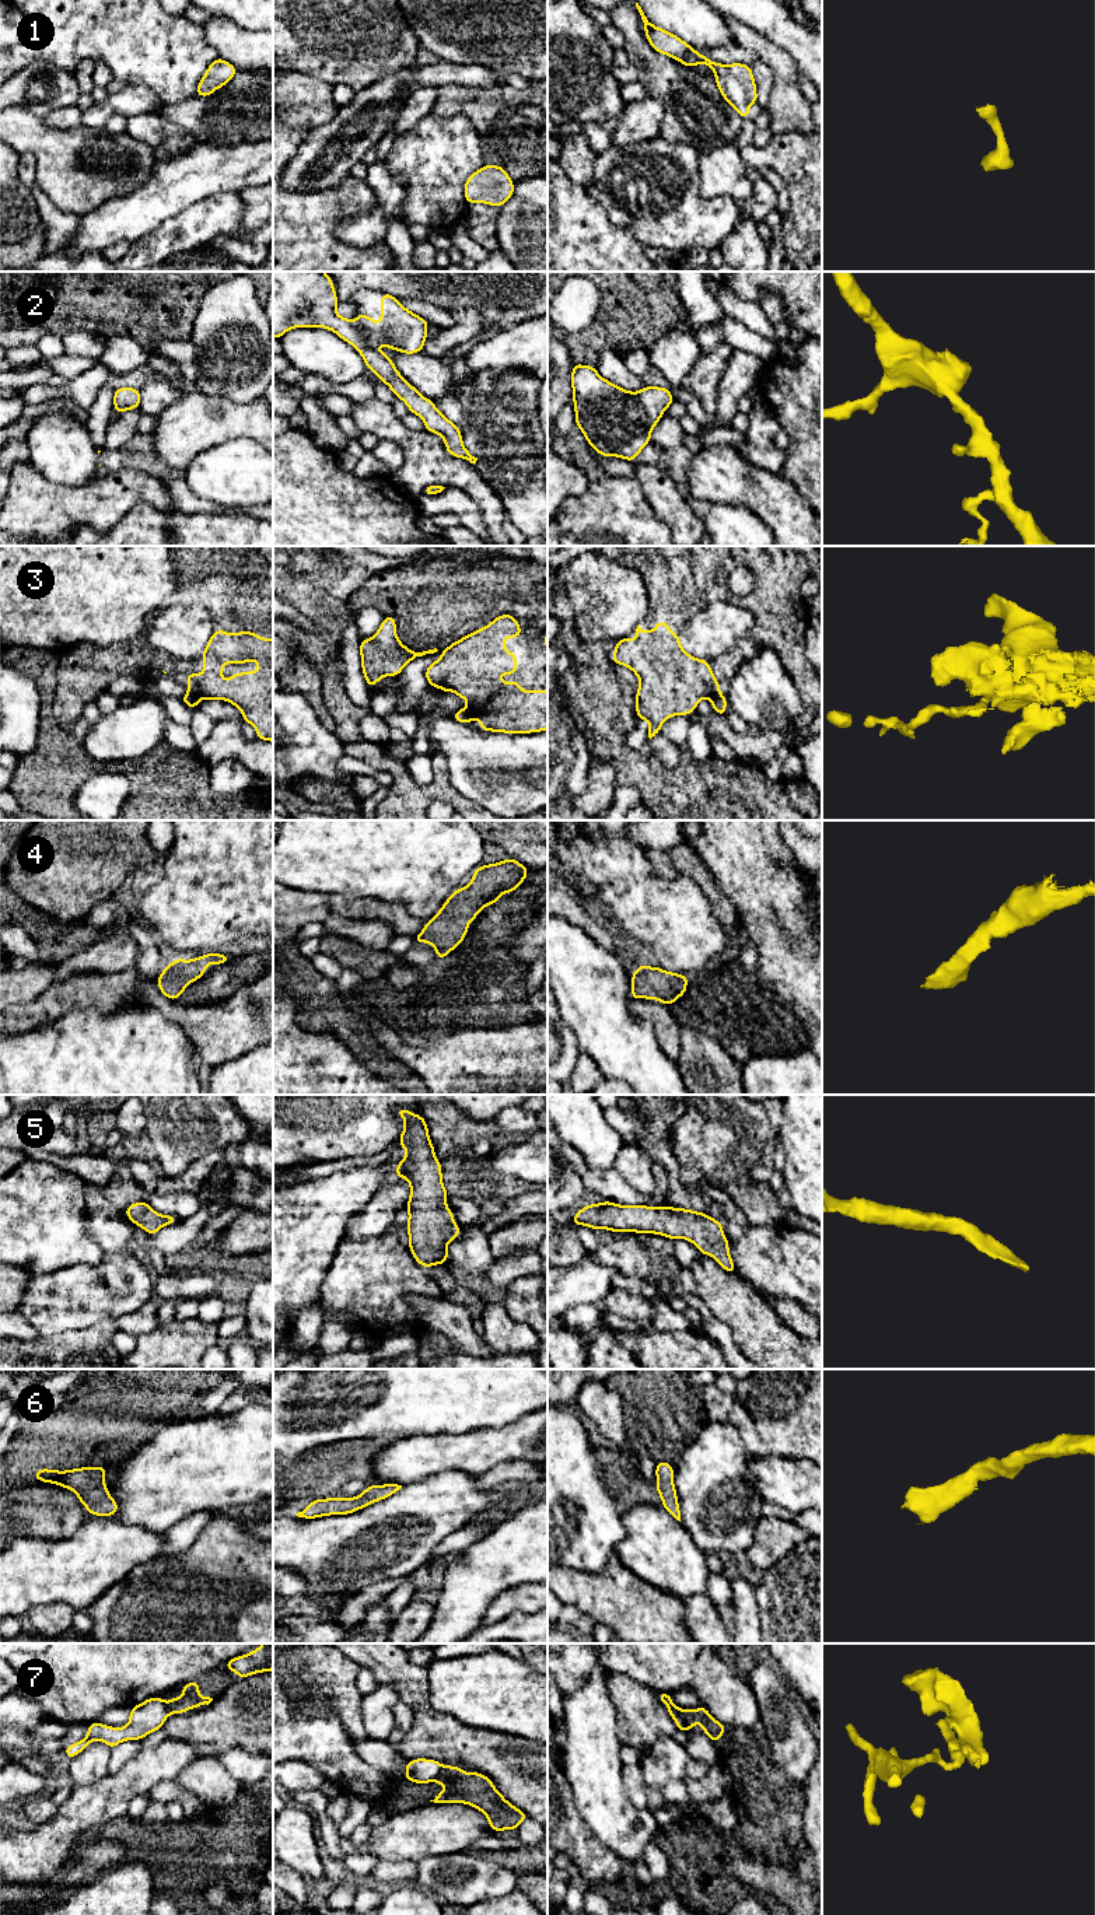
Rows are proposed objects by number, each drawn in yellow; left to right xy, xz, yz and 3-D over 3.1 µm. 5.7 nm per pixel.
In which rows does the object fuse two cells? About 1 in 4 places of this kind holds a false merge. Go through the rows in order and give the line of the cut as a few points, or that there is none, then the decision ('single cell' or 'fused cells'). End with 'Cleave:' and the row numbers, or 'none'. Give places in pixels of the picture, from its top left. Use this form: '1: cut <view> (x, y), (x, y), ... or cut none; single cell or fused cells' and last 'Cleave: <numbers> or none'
1: cut none; single cell
2: cut none; single cell
3: cut xz (465, 709), (471, 720); fused cells
4: cut none; single cell
5: cut none; single cell
6: cut none; single cell
7: cut yz (679, 1709), (691, 1725); fused cells
Cleave: 3, 7

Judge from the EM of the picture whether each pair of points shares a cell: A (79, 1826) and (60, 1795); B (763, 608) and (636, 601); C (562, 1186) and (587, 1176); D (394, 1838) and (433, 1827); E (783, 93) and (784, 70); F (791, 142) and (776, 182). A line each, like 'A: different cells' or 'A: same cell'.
A: different cells
B: different cells
C: different cells
D: same cell
E: same cell
F: different cells

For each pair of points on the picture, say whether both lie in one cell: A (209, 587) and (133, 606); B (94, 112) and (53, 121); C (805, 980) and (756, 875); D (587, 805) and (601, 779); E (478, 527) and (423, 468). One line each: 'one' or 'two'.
A: two
B: two
C: one
D: one
E: two

